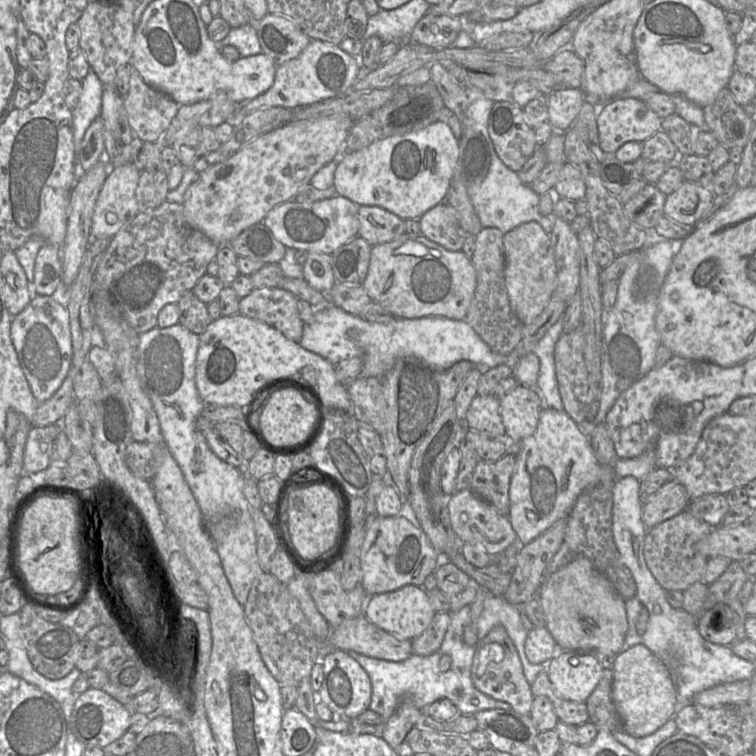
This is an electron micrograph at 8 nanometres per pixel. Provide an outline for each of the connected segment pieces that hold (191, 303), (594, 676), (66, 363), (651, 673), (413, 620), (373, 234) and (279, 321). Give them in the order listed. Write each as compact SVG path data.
M192 290L185 292L177 305L179 308L179 323L193 333L202 334L212 322L207 304L200 301Z
M559 650L547 663L555 690L563 698L585 703L602 678L604 668L595 655Z
M32 294L30 303L11 323L11 340L30 389L40 404L59 389L70 372L73 359L67 308L52 296Z
M643 644L623 649L613 665L612 699L622 730L644 738L659 730L676 714L676 686L664 662Z
M408 584L400 589L368 596L365 616L377 627L399 639L412 640L429 626L435 610L422 586Z
M359 206L358 235L371 246L392 241L405 232L405 221L379 206Z
M279 287L254 288L240 299L239 313L264 322L288 339L299 343L304 322L297 308L298 298Z

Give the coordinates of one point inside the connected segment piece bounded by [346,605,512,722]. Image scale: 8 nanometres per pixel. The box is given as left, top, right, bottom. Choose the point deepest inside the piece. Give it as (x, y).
(420, 676)

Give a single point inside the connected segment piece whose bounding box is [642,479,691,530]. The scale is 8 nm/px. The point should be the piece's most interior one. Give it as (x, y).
(672, 498)

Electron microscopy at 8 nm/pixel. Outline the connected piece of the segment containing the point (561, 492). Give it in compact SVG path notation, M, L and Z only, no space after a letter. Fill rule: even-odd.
M544 406L535 432L521 440L516 467L509 487L509 520L521 546L528 544L556 521L568 517L579 495L599 480L600 463L593 451L590 438L579 425L563 410Z

